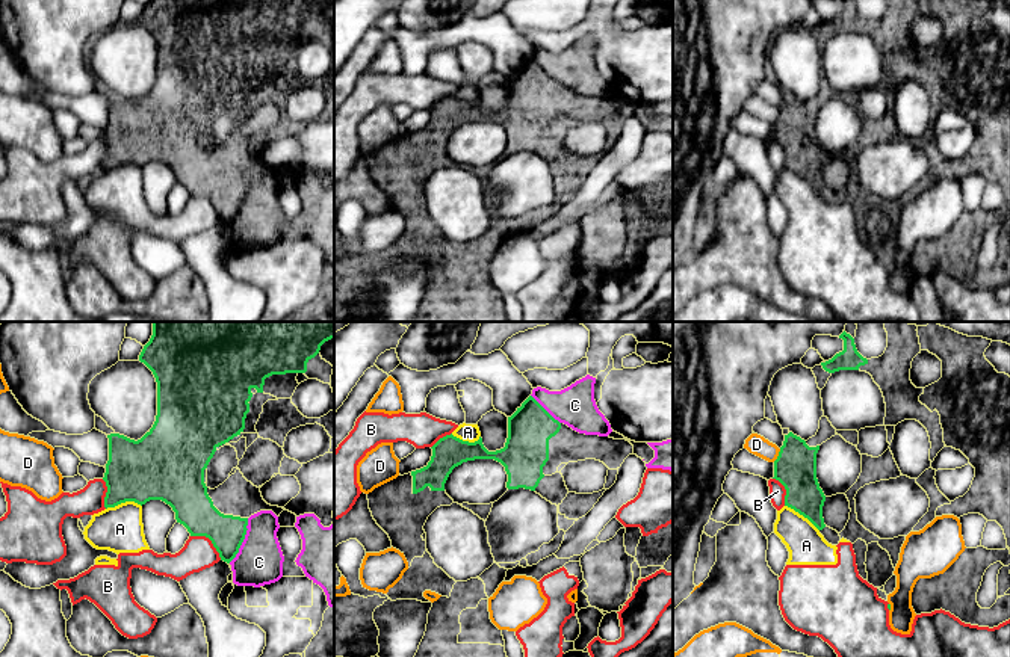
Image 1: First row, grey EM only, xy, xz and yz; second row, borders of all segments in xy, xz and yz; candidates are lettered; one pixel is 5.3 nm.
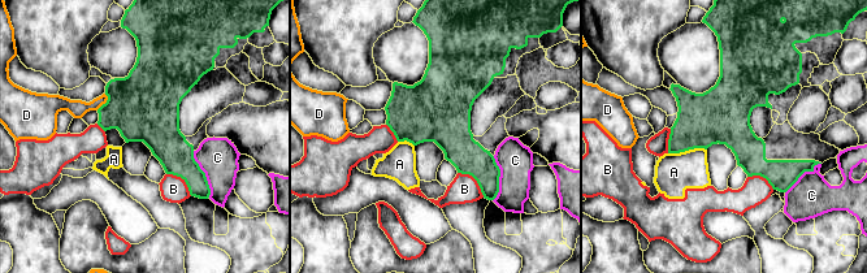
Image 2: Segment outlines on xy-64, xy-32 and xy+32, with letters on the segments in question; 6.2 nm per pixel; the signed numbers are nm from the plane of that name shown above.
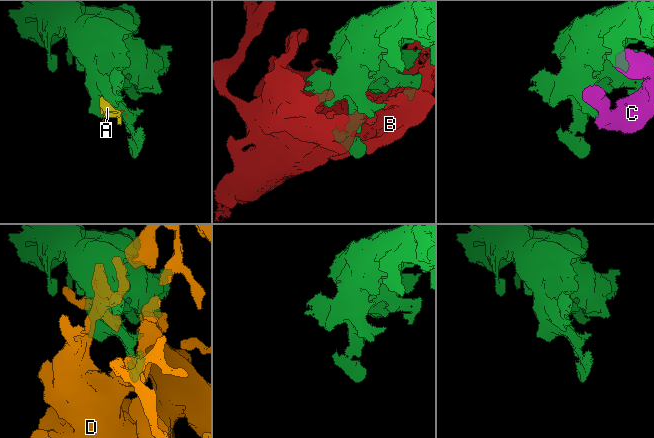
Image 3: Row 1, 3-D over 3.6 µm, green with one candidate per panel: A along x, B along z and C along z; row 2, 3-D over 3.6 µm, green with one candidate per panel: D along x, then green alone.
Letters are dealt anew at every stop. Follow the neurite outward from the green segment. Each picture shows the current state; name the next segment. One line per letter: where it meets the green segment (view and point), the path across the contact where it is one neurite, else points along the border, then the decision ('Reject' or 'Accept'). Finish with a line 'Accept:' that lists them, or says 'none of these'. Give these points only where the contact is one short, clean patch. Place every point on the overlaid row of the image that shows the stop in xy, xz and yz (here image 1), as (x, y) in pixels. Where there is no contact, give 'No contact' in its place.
A: Touches green at xy (123, 502). Boundary: xy (141, 505), (121, 502), (106, 509). Reject
B: Touches green at xy (210, 539). Reject
C: Touches green at xy (242, 541). Reject
D: Touches green at yz (779, 455). Reject
Accept: none of these

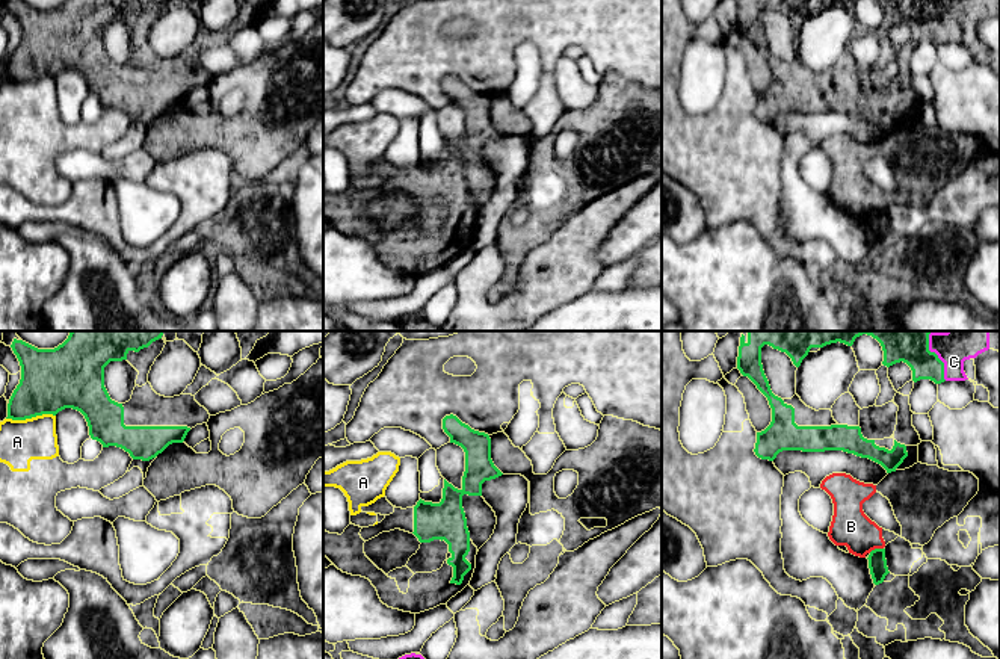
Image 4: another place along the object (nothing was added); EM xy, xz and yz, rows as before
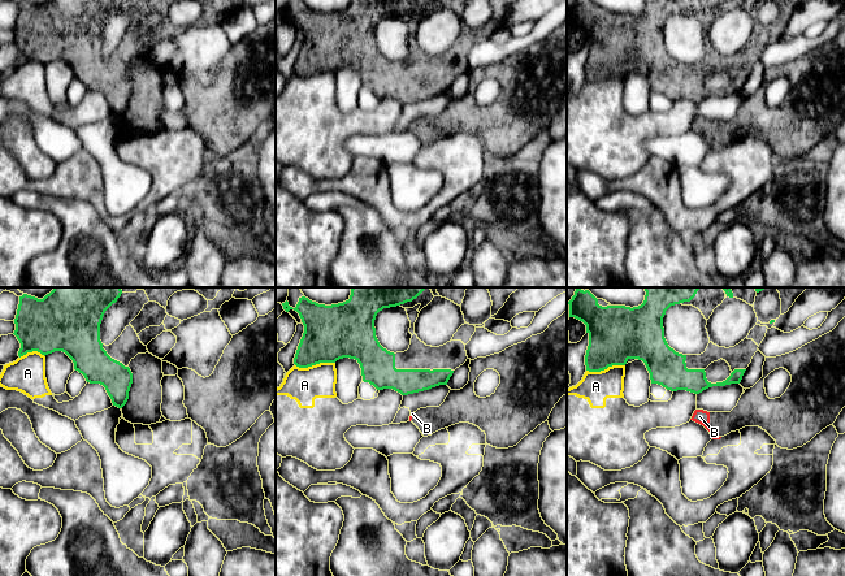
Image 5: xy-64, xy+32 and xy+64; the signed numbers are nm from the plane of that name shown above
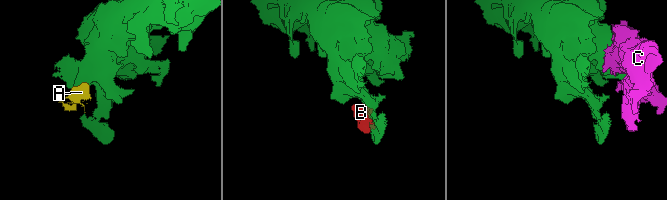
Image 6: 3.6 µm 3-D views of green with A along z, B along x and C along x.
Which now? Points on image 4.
A: Touches green at xy (30, 417). Boundary: xy (55, 414), (6, 419). Reject
B: Touches green at yz (875, 549). Boundary: yz (882, 547), (875, 547), (869, 552). Reject
C: Touches green at yz (937, 355). Accept
Accept: C

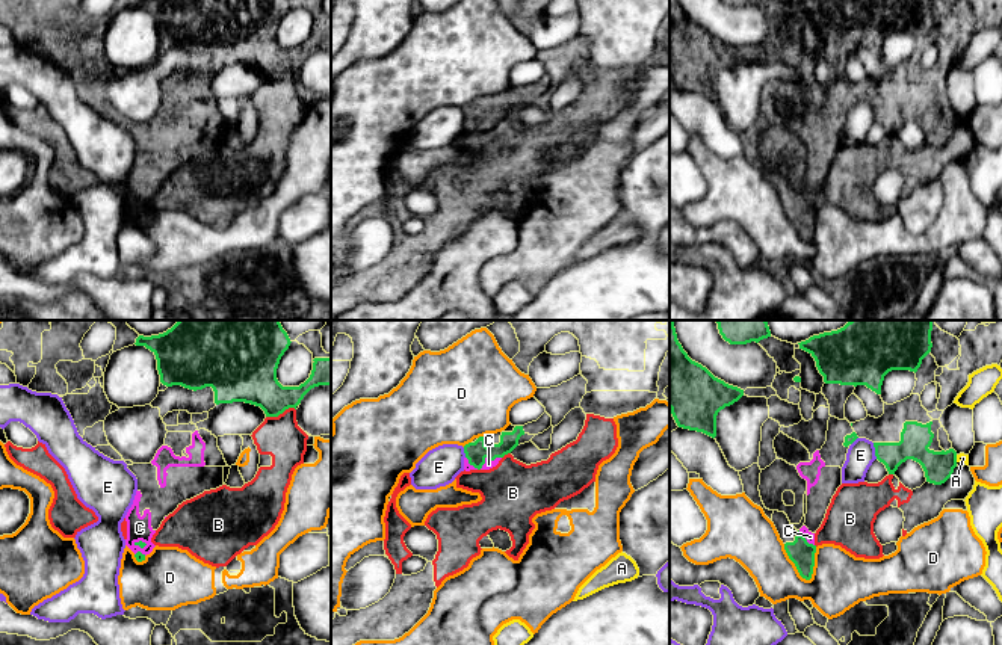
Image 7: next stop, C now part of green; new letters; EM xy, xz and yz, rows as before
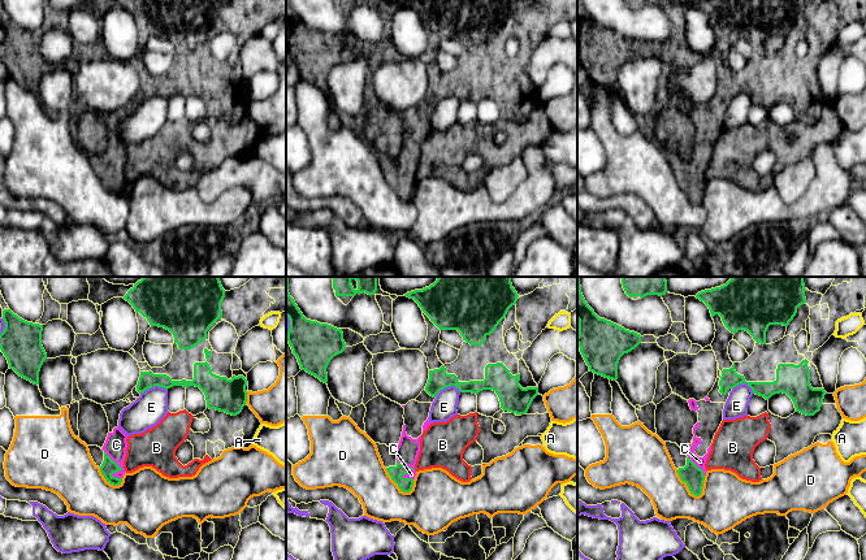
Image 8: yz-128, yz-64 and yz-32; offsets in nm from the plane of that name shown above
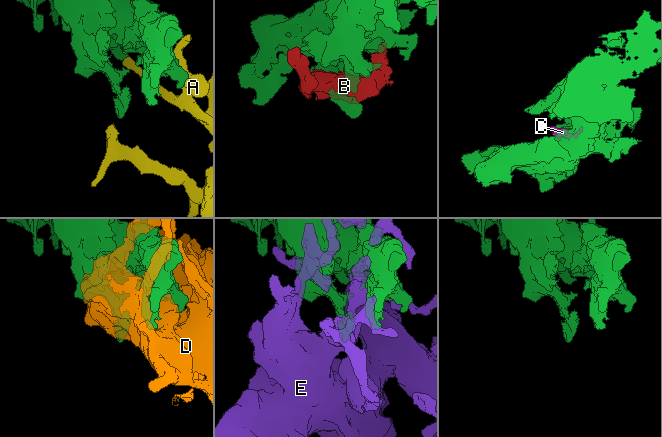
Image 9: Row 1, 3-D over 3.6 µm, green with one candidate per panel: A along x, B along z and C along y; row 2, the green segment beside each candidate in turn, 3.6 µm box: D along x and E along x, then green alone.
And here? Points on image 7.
A: Touches green at yz (955, 458). Reject
B: Touches green at xy (280, 413). Boundary: xy (295, 408), (286, 408), (277, 416), (266, 417). Reject
C: Touches green at xz (482, 464). Accept
D: Touches green at yz (794, 562). Reject
E: Touches green at yz (875, 450). Reject
Accept: C

